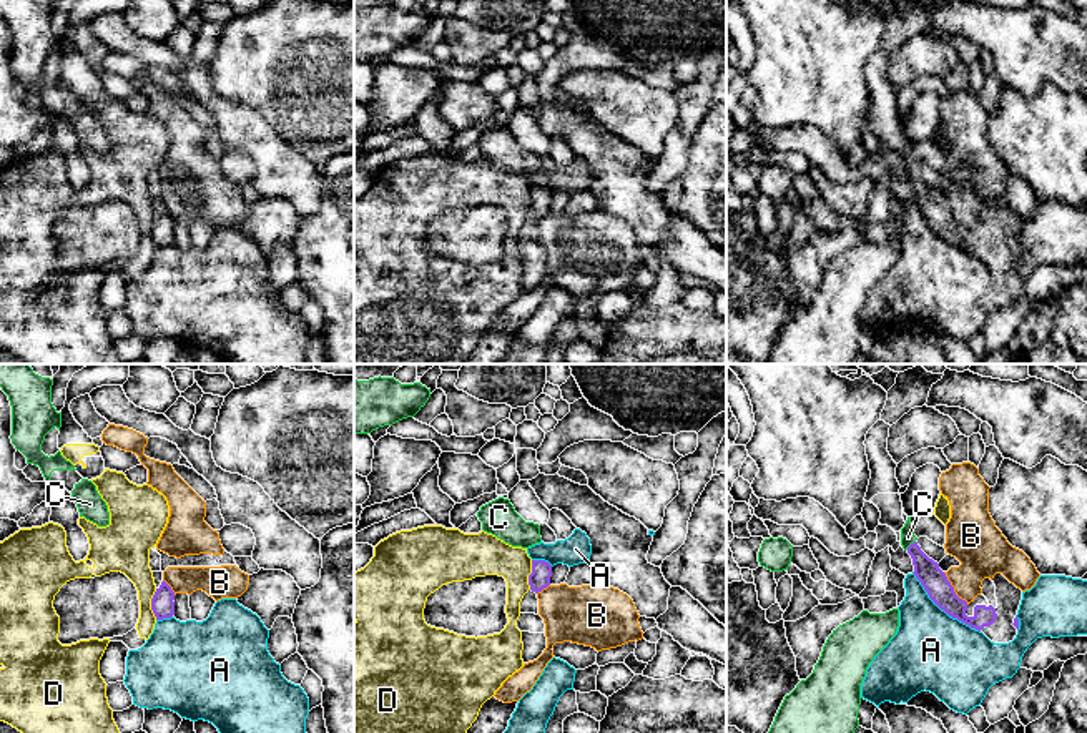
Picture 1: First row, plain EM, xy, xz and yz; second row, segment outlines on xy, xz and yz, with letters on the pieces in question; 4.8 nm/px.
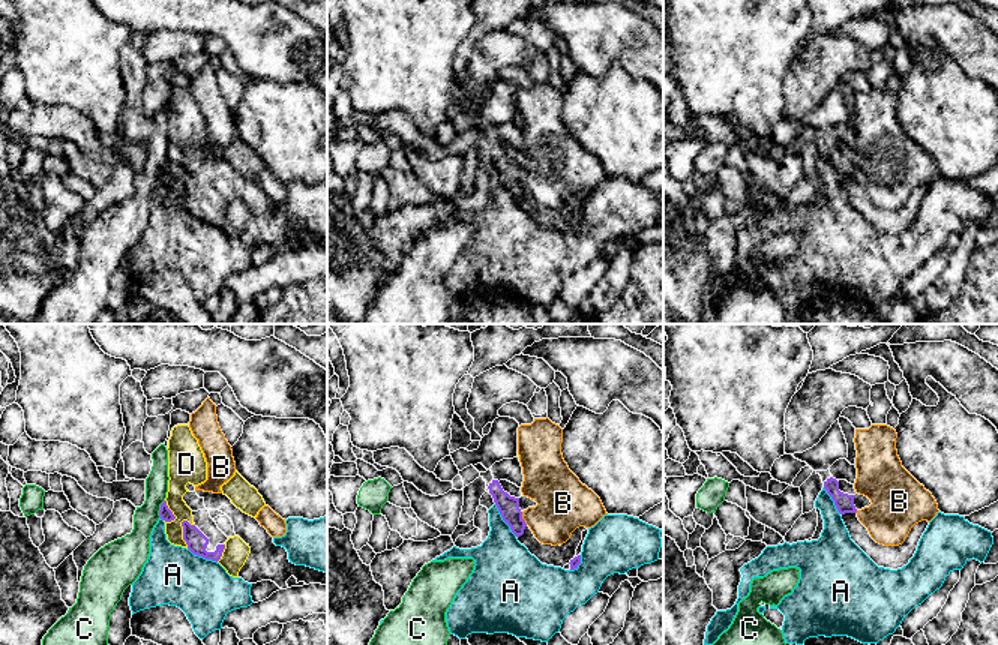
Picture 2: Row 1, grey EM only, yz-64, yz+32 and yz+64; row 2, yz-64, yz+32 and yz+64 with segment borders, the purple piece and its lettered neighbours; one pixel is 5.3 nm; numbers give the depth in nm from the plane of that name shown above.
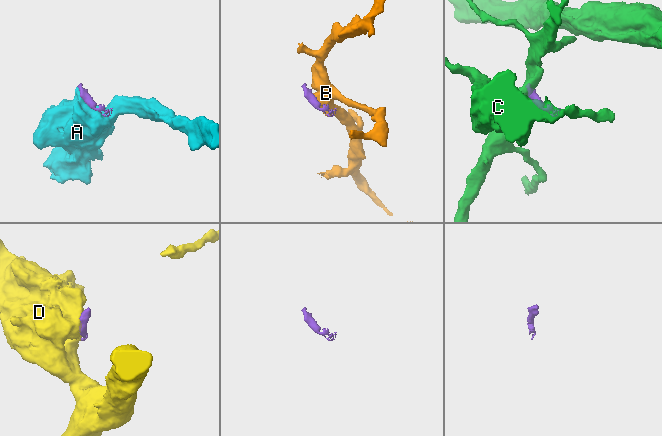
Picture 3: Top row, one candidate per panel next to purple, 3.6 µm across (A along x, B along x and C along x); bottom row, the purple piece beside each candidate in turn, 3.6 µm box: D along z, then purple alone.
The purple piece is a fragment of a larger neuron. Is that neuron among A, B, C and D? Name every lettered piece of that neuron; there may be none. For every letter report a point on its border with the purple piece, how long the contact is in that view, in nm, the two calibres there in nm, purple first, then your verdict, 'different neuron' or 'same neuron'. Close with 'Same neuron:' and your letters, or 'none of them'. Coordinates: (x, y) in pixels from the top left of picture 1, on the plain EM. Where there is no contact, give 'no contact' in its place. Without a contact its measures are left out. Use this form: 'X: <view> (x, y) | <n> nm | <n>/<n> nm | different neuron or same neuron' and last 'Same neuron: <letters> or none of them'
A: yz (943, 236) | 440 nm | 120/380 nm | different neuron
B: yz (953, 216) | 200 nm | 120/240 nm | different neuron
C: yz (909, 173) | 60 nm | 120/70 nm | different neuron
D: xy (152, 231) | 150 nm | 110/180 nm | different neuron
Same neuron: none of them

